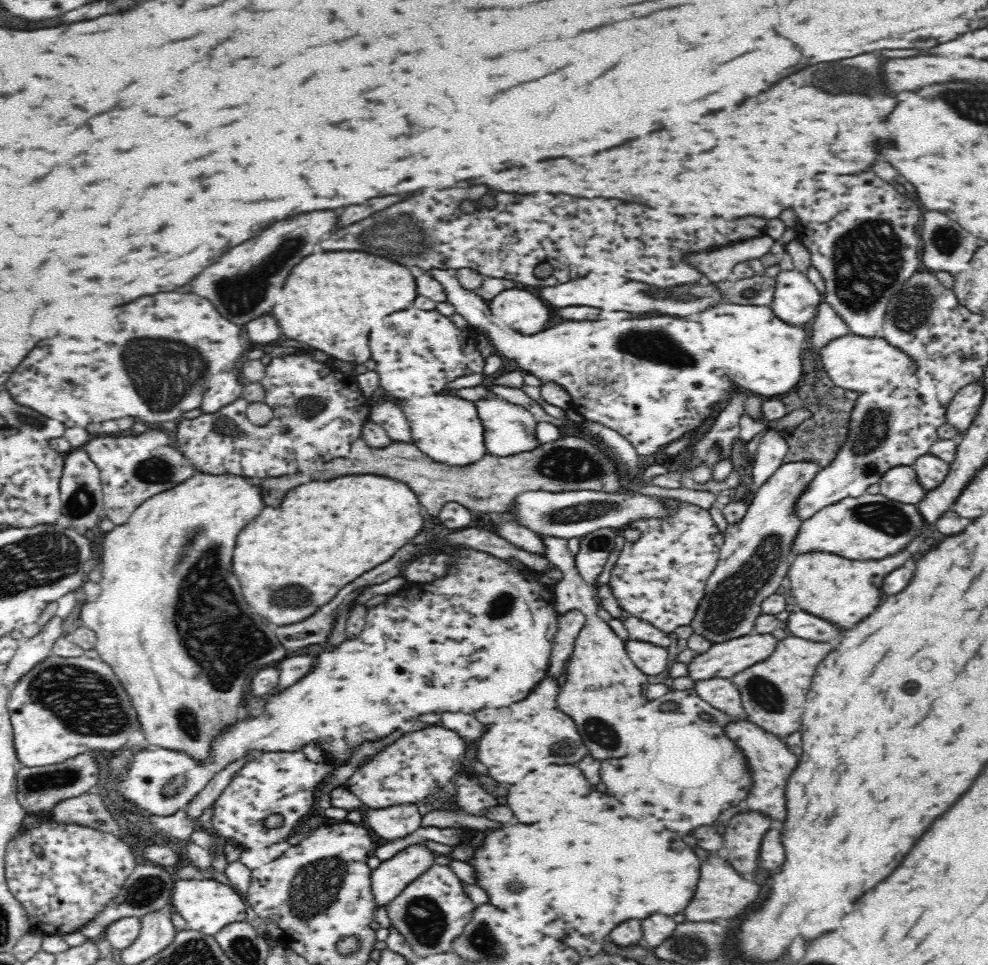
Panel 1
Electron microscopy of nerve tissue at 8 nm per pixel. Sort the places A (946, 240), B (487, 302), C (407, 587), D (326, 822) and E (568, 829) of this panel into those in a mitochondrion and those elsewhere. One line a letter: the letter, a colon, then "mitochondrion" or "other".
A: mitochondrion
B: other
C: other
D: other
E: other

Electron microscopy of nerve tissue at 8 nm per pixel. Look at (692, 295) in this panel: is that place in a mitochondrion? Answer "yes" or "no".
yes

